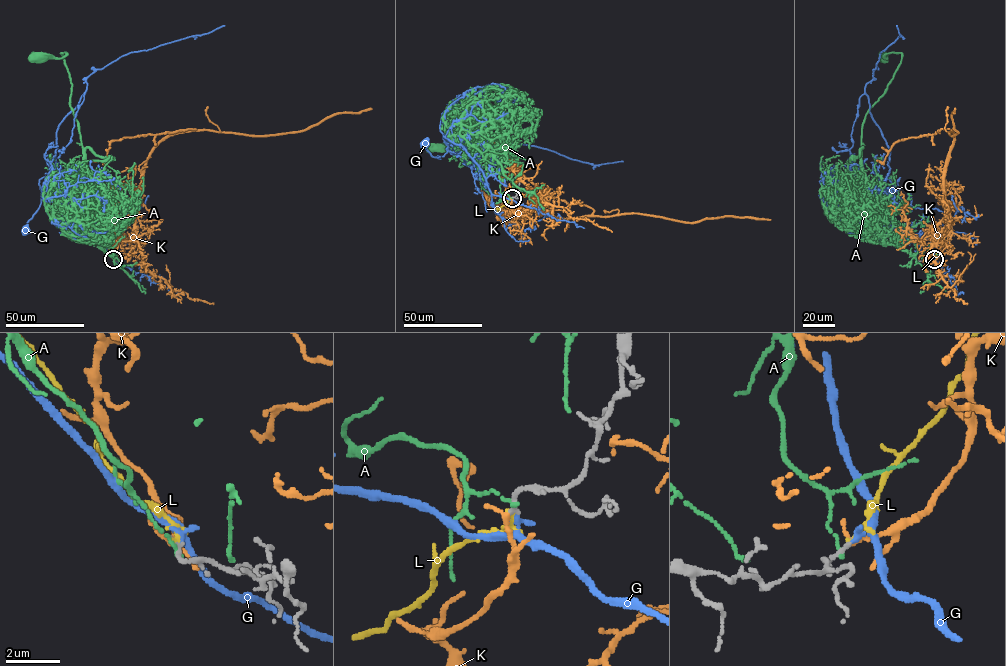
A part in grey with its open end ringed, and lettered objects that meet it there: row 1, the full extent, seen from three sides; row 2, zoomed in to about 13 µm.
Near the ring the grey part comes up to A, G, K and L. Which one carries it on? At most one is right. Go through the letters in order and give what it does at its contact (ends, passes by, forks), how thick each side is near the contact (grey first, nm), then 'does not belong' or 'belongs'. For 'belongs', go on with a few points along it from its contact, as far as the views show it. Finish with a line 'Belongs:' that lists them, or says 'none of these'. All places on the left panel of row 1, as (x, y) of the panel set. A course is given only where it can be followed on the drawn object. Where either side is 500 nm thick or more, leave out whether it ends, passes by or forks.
A: it ends there; 200 nm thick on the grey side, 120 nm on the other; does not belong
G: it passes by; 180 nm thick on the grey side, 170 nm on the other; belongs; it runs (113, 259), (92, 239), (70, 236), (49, 215), (45, 176), (39, 180), (41, 203), (25, 230)
K: it ends there; 160 nm thick on the grey side, 200 nm on the other; does not belong
L: it passes by; 170 nm thick on the grey side, 100 nm on the other; does not belong
Belongs: G

